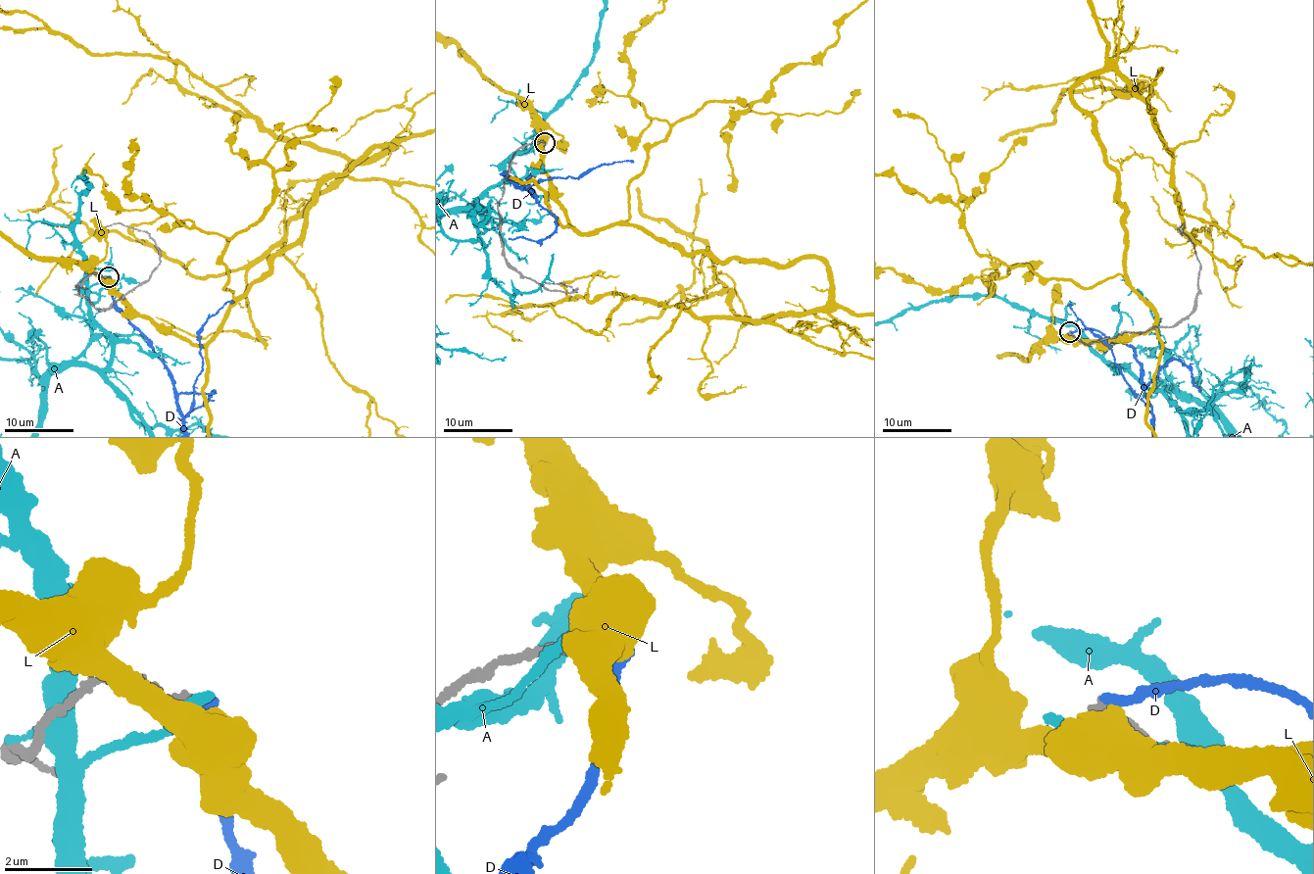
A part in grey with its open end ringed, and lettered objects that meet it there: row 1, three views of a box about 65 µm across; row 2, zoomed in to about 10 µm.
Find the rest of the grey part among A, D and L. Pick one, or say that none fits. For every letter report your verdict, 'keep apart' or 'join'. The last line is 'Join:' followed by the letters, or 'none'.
A: keep apart
D: keep apart
L: keep apart
Join: none

